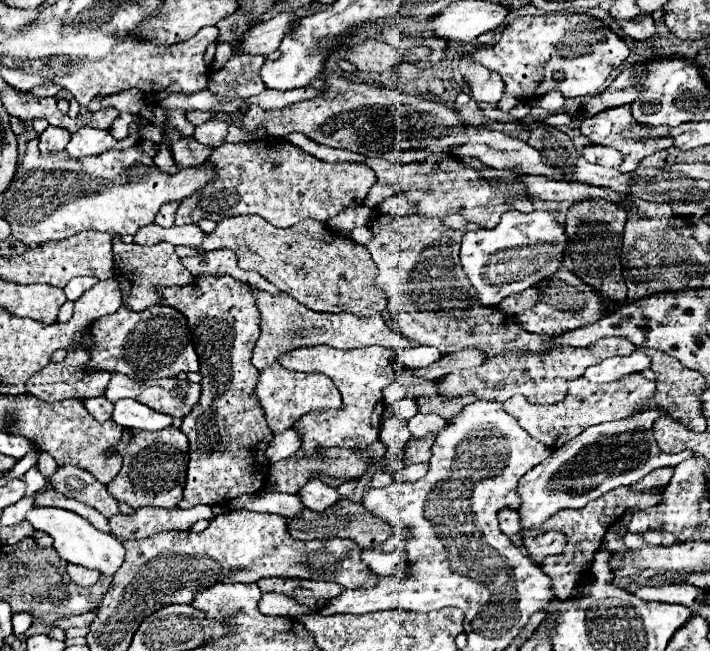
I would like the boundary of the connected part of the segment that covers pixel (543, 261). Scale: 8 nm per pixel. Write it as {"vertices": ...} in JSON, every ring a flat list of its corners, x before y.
{"vertices":[[534,210,528,214,504,212,496,228,468,230,464,234,460,260,472,286,478,290,480,304,498,306,506,296,550,278,562,266,566,242,564,226,550,210]]}

